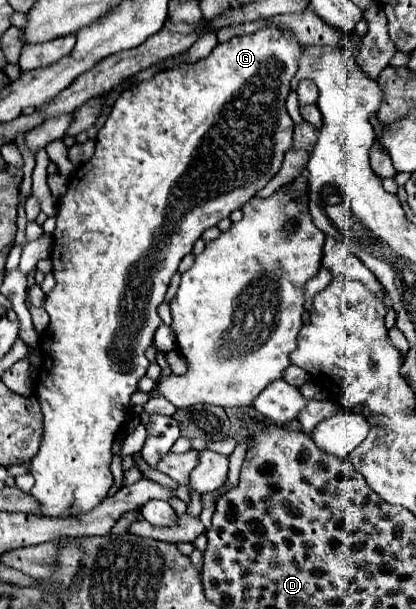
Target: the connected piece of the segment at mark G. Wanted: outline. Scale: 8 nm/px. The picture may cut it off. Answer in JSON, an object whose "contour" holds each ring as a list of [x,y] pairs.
{"contour":[[[265,25],[265,29],[259,29],[251,35],[233,37],[227,43],[217,45],[209,57],[193,63],[193,65],[179,65],[175,69],[165,69],[155,73],[149,81],[139,83],[139,87],[131,93],[125,91],[113,105],[105,125],[97,133],[97,147],[93,157],[81,165],[75,175],[69,179],[67,193],[59,199],[57,205],[57,227],[53,233],[55,239],[55,255],[51,253],[53,261],[53,275],[55,275],[55,287],[45,297],[45,311],[51,317],[51,323],[47,331],[43,333],[41,341],[41,353],[43,353],[43,373],[39,373],[39,385],[41,389],[35,391],[41,411],[43,411],[43,441],[39,447],[39,453],[31,459],[31,475],[35,477],[35,485],[29,491],[39,503],[39,509],[35,515],[43,517],[77,517],[85,511],[91,511],[97,507],[103,497],[107,497],[109,487],[113,485],[113,475],[109,471],[113,453],[113,439],[119,433],[125,413],[129,409],[129,399],[137,391],[137,383],[141,377],[145,377],[149,361],[145,357],[145,349],[153,345],[155,329],[161,325],[161,317],[157,315],[157,307],[163,303],[167,285],[171,277],[177,271],[177,265],[181,259],[191,253],[193,243],[201,237],[201,233],[209,227],[215,227],[221,219],[229,217],[233,211],[241,209],[249,199],[255,197],[257,191],[261,191],[271,177],[279,171],[283,157],[293,141],[293,121],[285,109],[285,99],[291,91],[291,79],[295,77],[295,69],[299,67],[299,53],[301,45],[297,43],[295,35],[287,29],[277,29],[279,25]]]}

